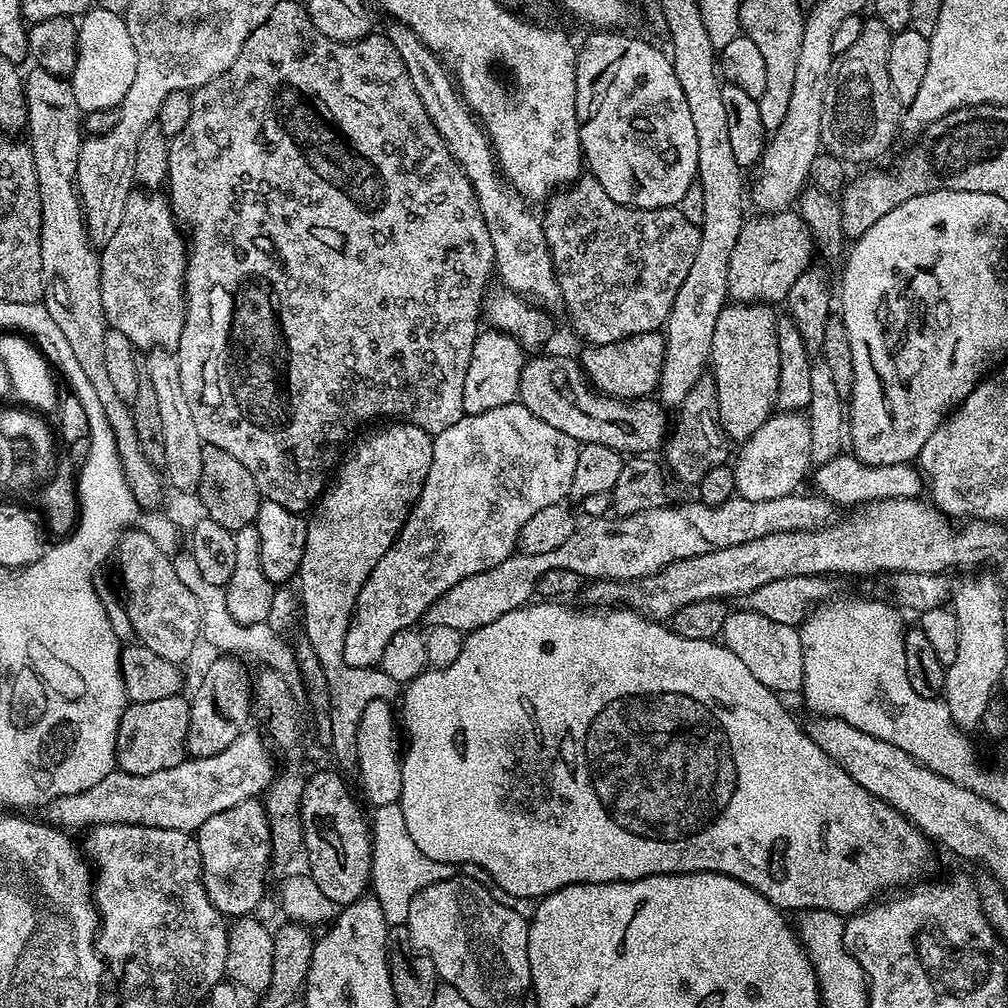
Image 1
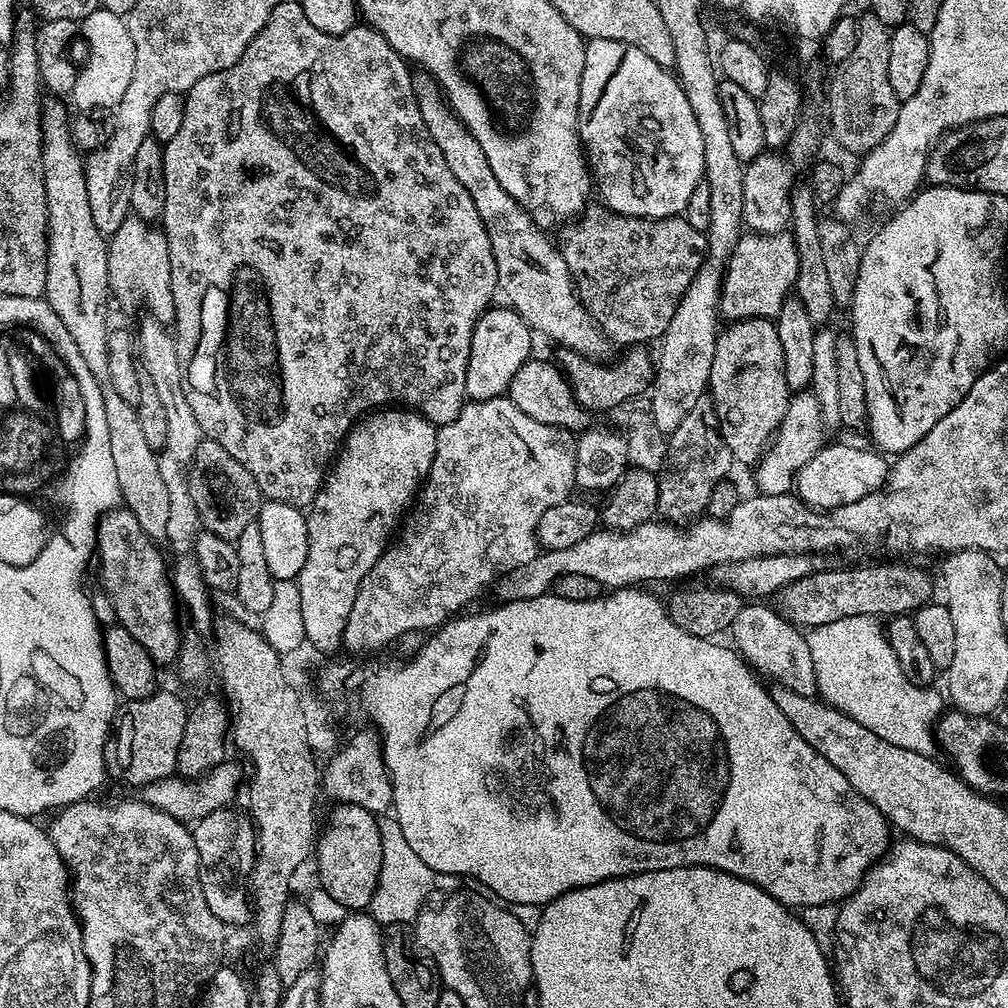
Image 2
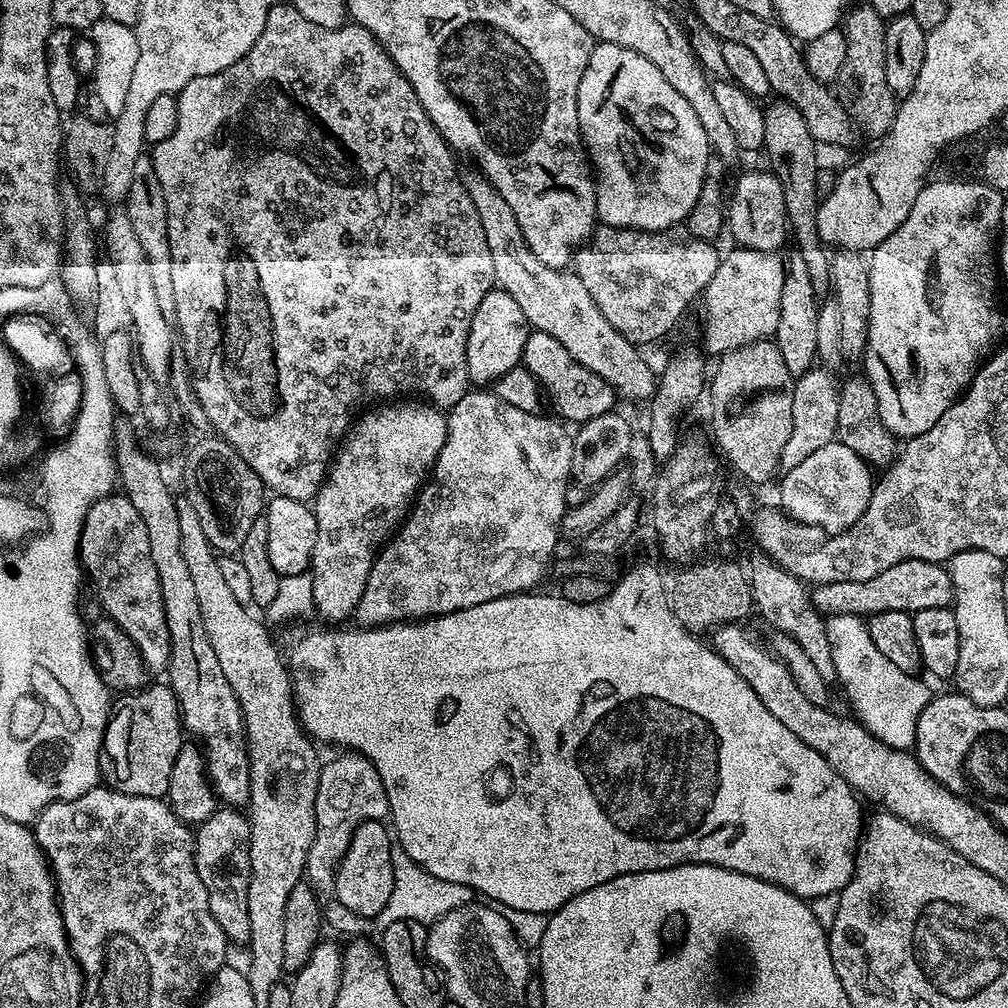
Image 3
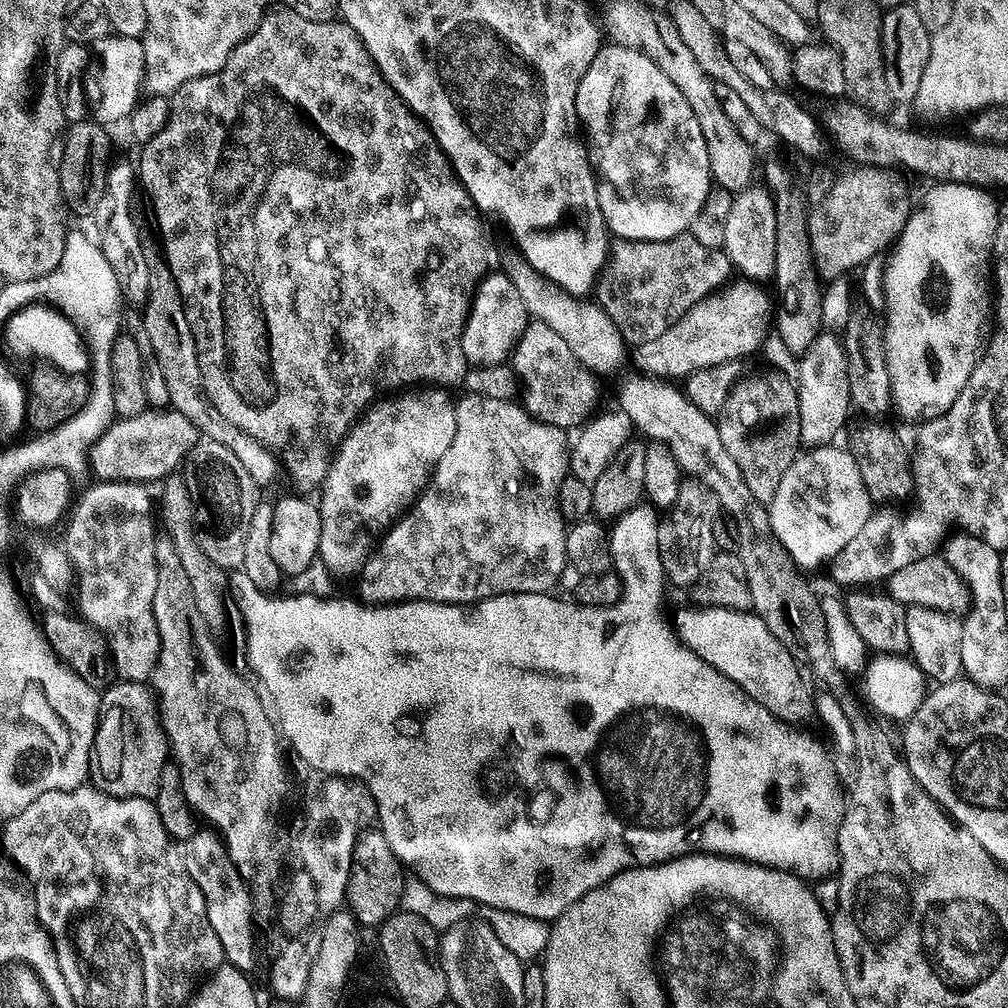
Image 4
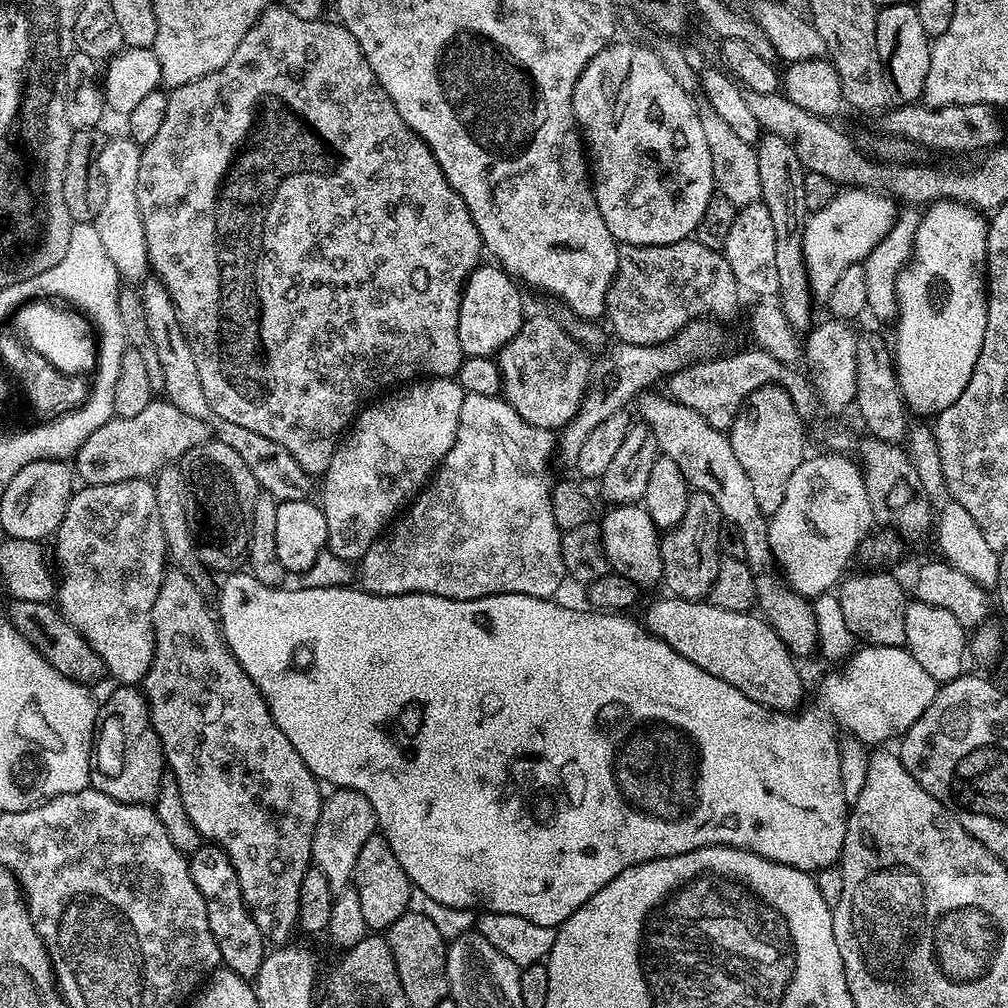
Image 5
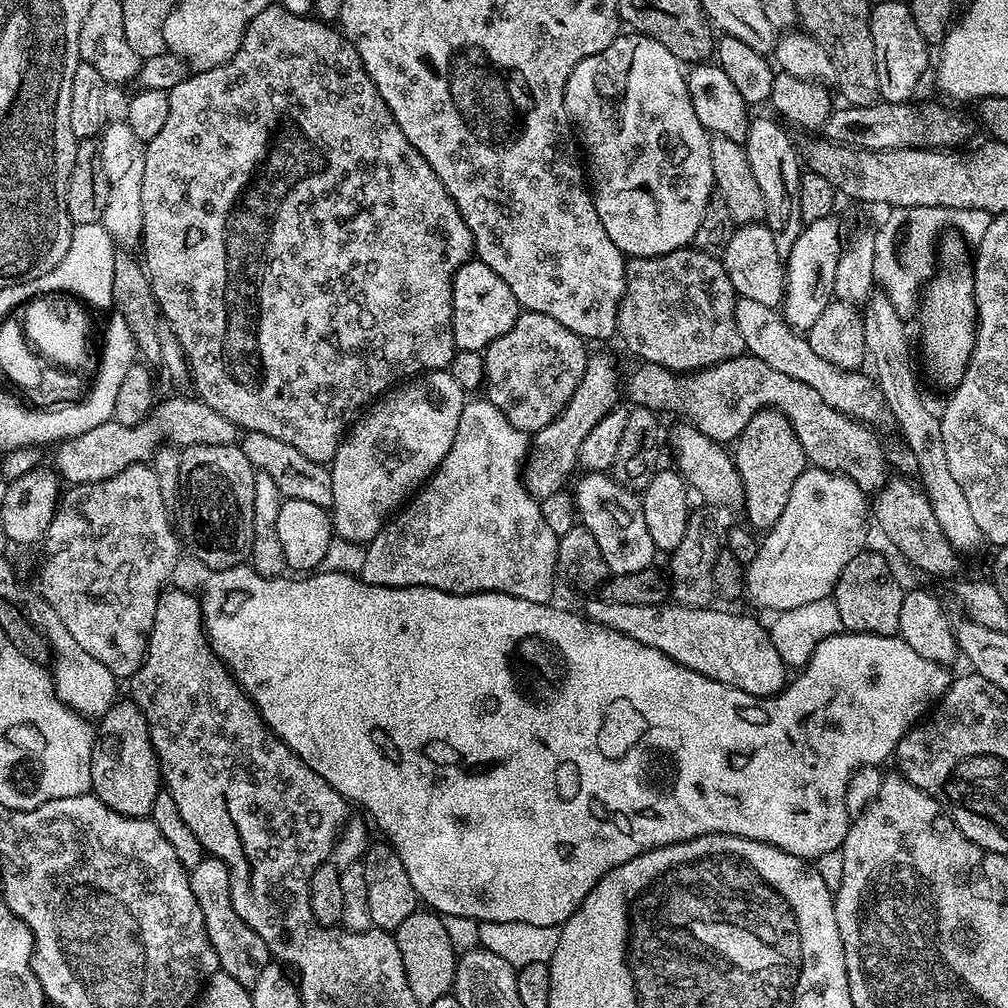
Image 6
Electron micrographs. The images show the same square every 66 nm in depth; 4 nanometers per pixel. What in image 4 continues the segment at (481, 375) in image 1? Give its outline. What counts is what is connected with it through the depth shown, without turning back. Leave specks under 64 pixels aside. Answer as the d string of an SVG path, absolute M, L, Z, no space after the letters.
M492 270L481 280L476 287L476 293L472 295L472 307L468 310L468 321L460 335L462 342L462 354L467 358L469 365L485 368L495 364L503 364L511 357L517 342L522 338L530 317L526 306L522 304L522 297L516 287L503 271Z

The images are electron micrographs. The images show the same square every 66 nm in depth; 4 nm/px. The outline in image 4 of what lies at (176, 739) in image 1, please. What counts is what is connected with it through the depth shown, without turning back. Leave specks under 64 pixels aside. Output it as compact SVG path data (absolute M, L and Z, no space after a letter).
M117 683L103 689L100 698L100 721L96 724L94 745L94 784L111 796L152 800L158 794L164 769L170 764L168 735L164 732L160 705L155 691L147 683Z

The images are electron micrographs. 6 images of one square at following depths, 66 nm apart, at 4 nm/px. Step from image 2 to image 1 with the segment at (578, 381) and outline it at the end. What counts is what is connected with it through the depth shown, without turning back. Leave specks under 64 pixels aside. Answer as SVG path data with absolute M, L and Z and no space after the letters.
M660 332L634 334L618 342L594 344L585 349L578 359L589 384L597 392L620 400L637 400L651 397L659 389L664 361L664 336Z

